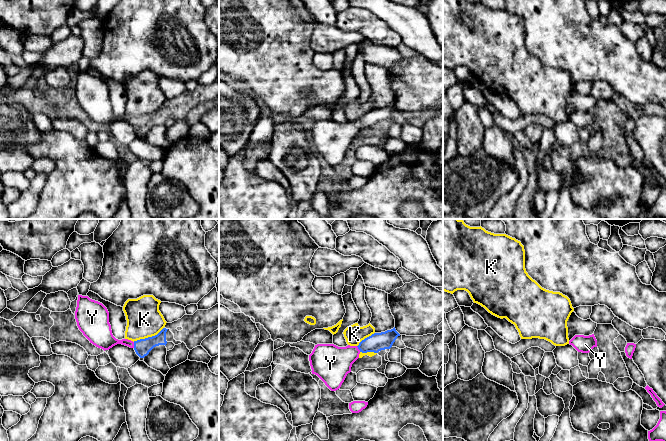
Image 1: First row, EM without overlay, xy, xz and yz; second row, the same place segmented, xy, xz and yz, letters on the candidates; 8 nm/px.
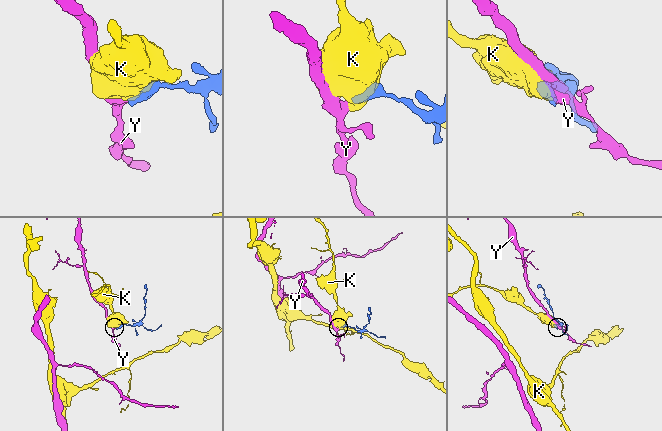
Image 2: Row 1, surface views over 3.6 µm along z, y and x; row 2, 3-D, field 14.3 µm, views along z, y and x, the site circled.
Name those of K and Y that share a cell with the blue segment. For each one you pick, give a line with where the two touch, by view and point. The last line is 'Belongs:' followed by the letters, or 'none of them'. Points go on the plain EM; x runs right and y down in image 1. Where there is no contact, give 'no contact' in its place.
Y: contact xy (134, 121)
Belongs: Y

